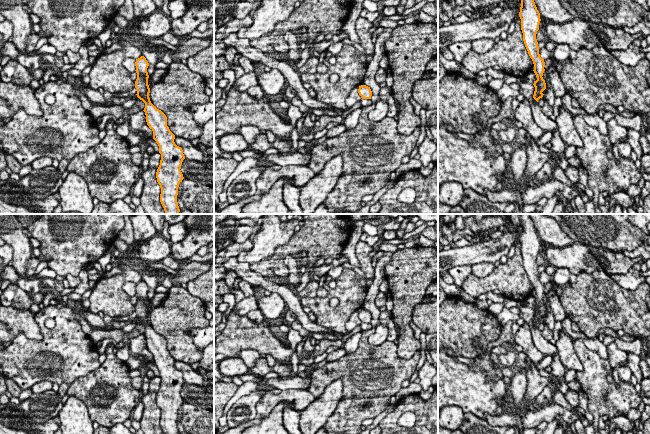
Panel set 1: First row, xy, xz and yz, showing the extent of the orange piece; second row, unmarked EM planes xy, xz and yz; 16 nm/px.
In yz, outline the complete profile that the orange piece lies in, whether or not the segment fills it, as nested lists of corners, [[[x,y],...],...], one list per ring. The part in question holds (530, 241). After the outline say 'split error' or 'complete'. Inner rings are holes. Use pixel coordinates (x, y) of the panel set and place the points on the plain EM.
[[[519,214],[521,221],[521,231],[519,241],[521,243],[521,254],[523,257],[523,265],[528,275],[530,282],[534,288],[534,297],[537,304],[534,305],[534,319],[533,322],[538,326],[543,321],[543,315],[546,313],[546,307],[543,303],[545,295],[544,283],[540,281],[538,266],[536,263],[537,255],[539,254],[540,237],[534,226],[534,222],[529,214]]] | complete

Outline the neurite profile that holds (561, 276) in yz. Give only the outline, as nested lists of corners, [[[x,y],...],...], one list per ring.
[[[556,268],[554,275],[552,276],[552,281],[559,286],[565,285],[569,282],[570,271],[567,268]]]

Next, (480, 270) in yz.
[[[479,263],[472,266],[471,273],[478,278],[486,277],[491,274],[495,269],[493,263]]]

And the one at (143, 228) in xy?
[[[134,214],[131,215],[130,220],[132,222],[135,241],[143,242],[157,235],[157,230],[148,214]]]

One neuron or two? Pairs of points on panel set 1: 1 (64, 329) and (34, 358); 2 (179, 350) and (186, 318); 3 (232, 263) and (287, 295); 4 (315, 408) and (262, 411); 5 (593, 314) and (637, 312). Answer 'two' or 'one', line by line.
1: one
2: one
3: one
4: two
5: one

